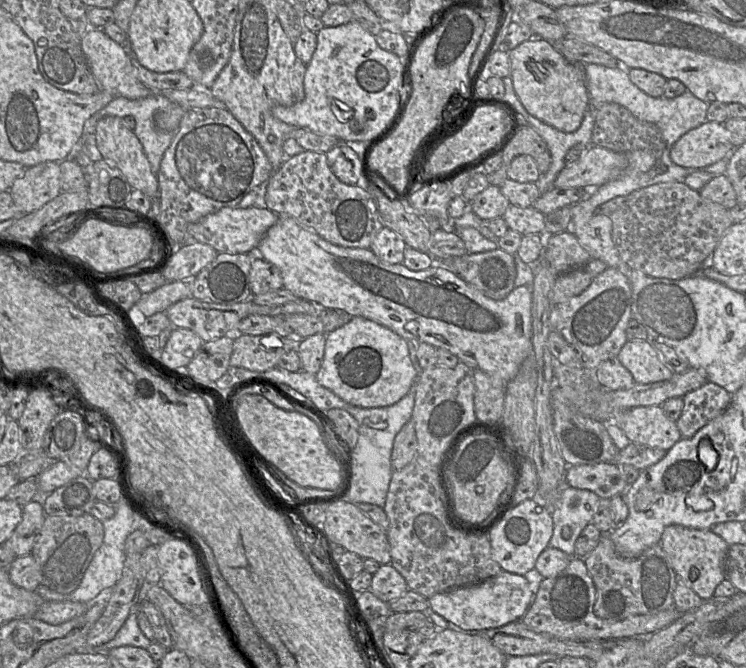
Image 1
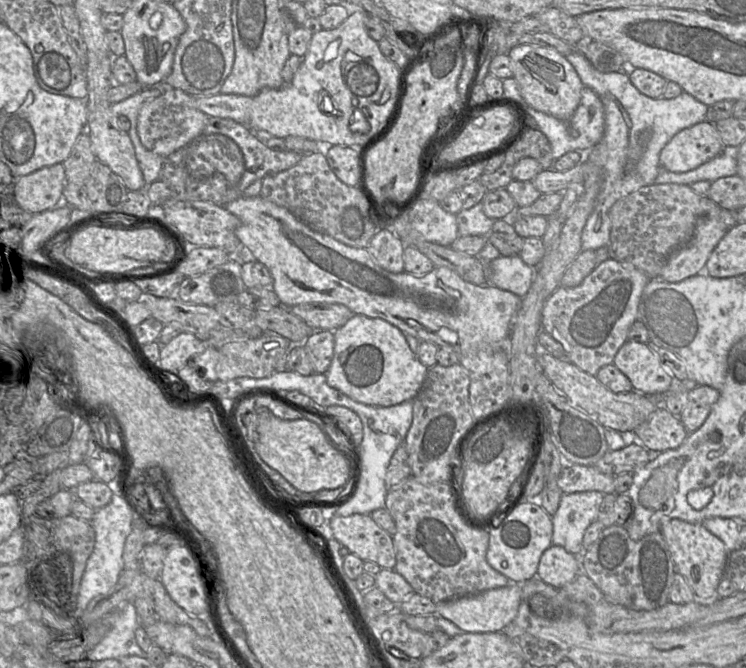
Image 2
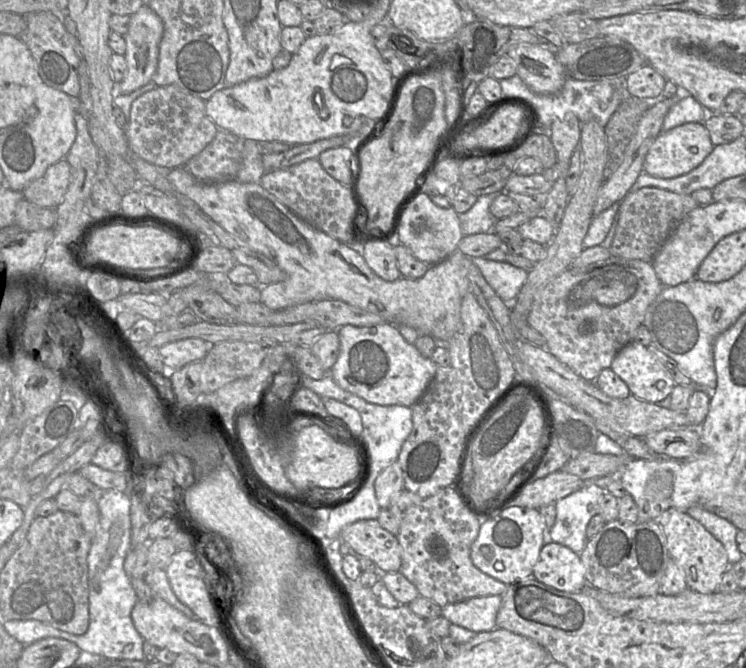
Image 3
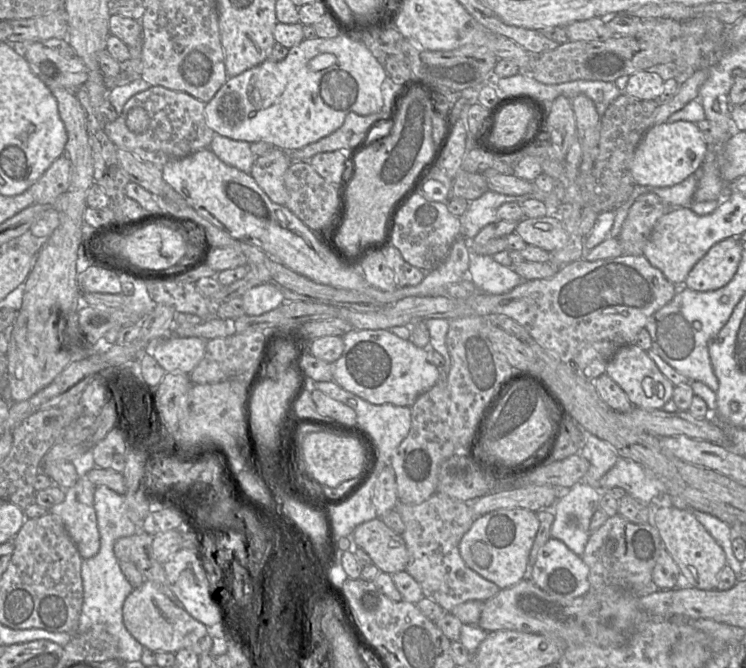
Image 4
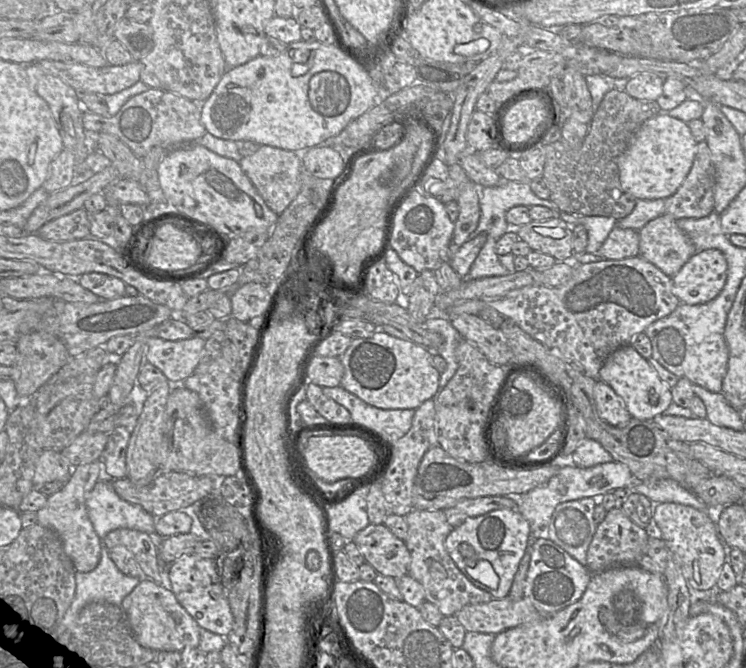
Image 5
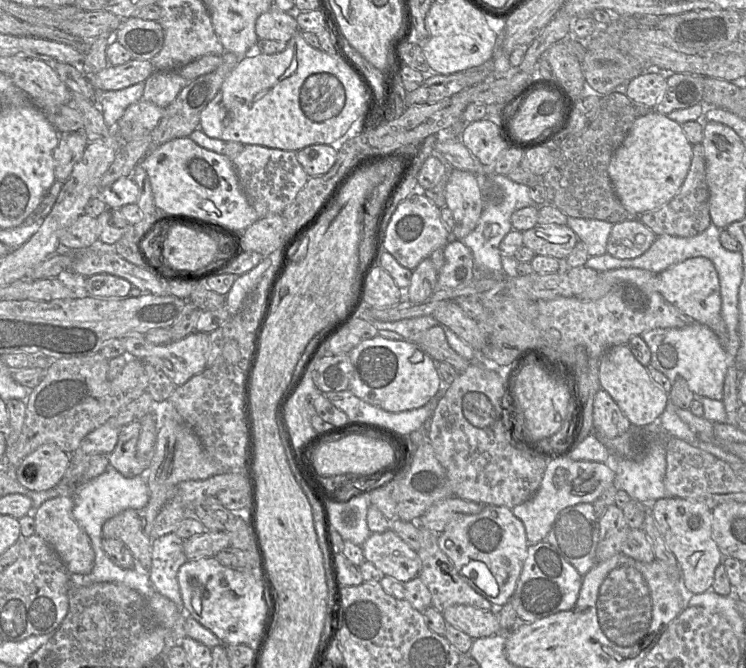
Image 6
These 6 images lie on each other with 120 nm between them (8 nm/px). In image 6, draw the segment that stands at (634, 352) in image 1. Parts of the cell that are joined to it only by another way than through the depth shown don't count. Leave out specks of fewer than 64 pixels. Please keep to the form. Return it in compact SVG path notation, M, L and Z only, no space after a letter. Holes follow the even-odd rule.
M628 345L610 348L599 360L601 389L609 393L633 426L644 427L656 423L666 408L669 394L658 386L647 368L633 355Z

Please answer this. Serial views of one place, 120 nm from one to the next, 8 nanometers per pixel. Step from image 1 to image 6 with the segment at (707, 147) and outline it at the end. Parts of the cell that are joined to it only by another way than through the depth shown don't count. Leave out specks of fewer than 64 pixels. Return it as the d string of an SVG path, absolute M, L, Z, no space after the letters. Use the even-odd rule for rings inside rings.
M656 110L633 122L608 166L614 191L631 215L658 209L678 193L691 165L692 146L682 125Z

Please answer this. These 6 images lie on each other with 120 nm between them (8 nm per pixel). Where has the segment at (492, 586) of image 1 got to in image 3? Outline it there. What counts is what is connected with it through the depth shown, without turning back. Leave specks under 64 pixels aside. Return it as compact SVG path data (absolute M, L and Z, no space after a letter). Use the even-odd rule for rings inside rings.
M500 595L480 596L442 607L442 616L452 624L475 633L496 627L496 616L501 606Z

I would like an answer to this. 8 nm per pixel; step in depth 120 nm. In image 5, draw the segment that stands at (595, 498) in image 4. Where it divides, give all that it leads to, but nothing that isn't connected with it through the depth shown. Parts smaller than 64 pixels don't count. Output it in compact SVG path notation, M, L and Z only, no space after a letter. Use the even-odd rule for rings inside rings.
M594 497L559 504L540 538L550 539L586 566L587 551L598 526L594 521L597 504L598 499Z

